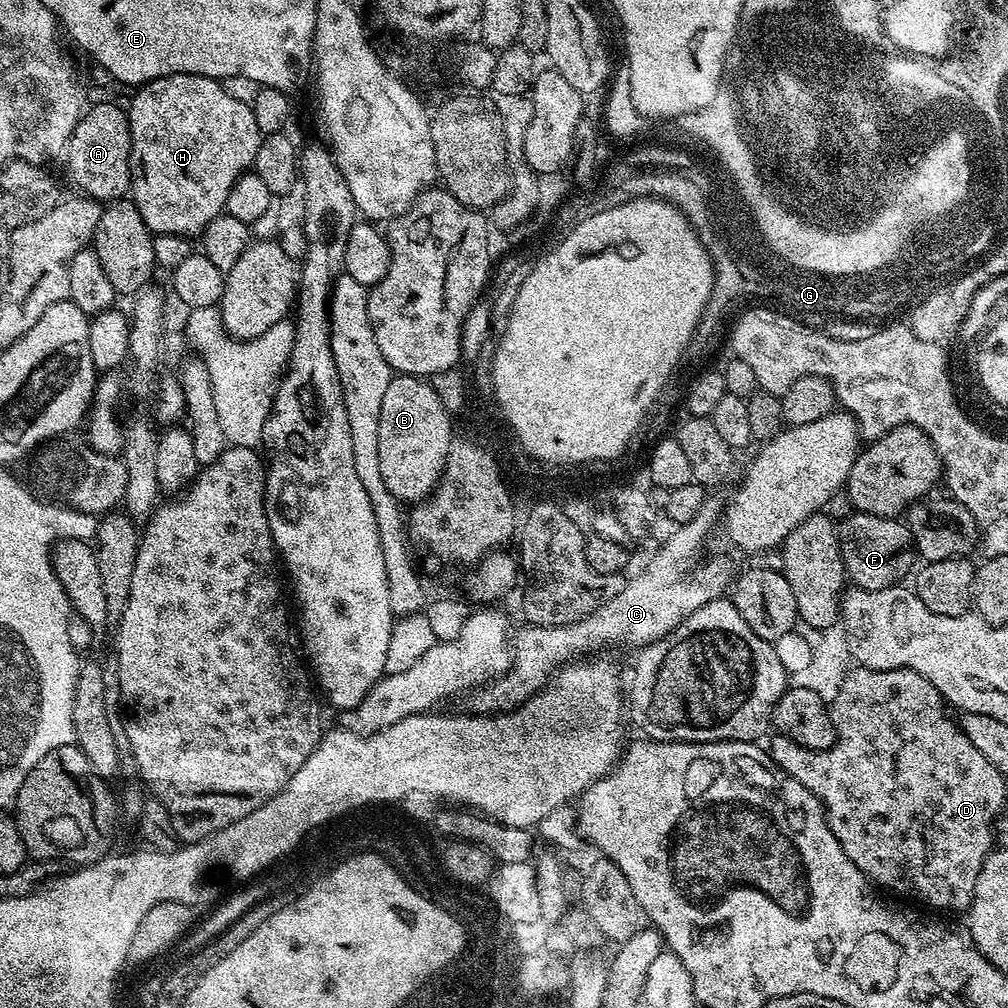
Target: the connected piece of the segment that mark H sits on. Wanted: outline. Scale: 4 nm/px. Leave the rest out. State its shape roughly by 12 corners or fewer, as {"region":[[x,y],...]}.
{"region":[[174,74],[127,105],[130,198],[199,237],[249,171],[254,110]]}

